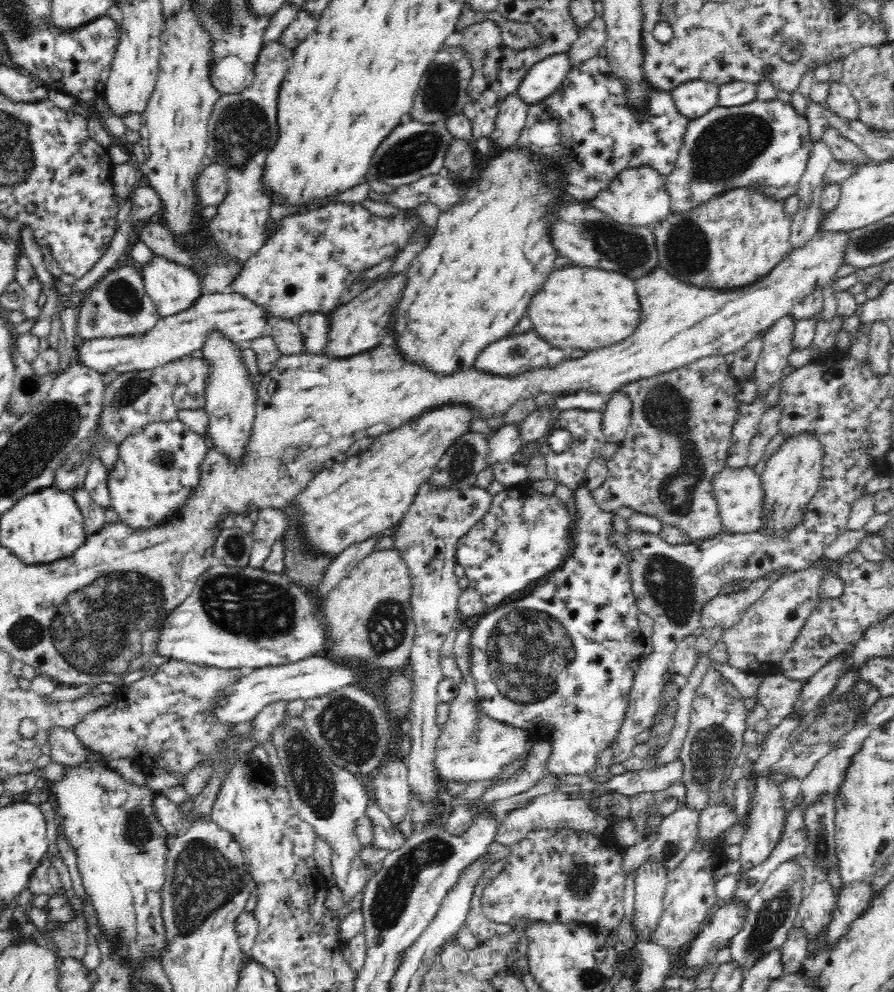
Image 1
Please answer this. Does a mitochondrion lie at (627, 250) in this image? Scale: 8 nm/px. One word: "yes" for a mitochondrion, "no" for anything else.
yes

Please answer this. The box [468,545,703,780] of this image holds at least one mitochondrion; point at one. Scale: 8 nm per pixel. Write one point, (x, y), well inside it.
(528, 654)

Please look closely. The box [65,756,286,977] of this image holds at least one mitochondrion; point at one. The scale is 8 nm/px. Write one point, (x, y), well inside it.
(205, 880)

